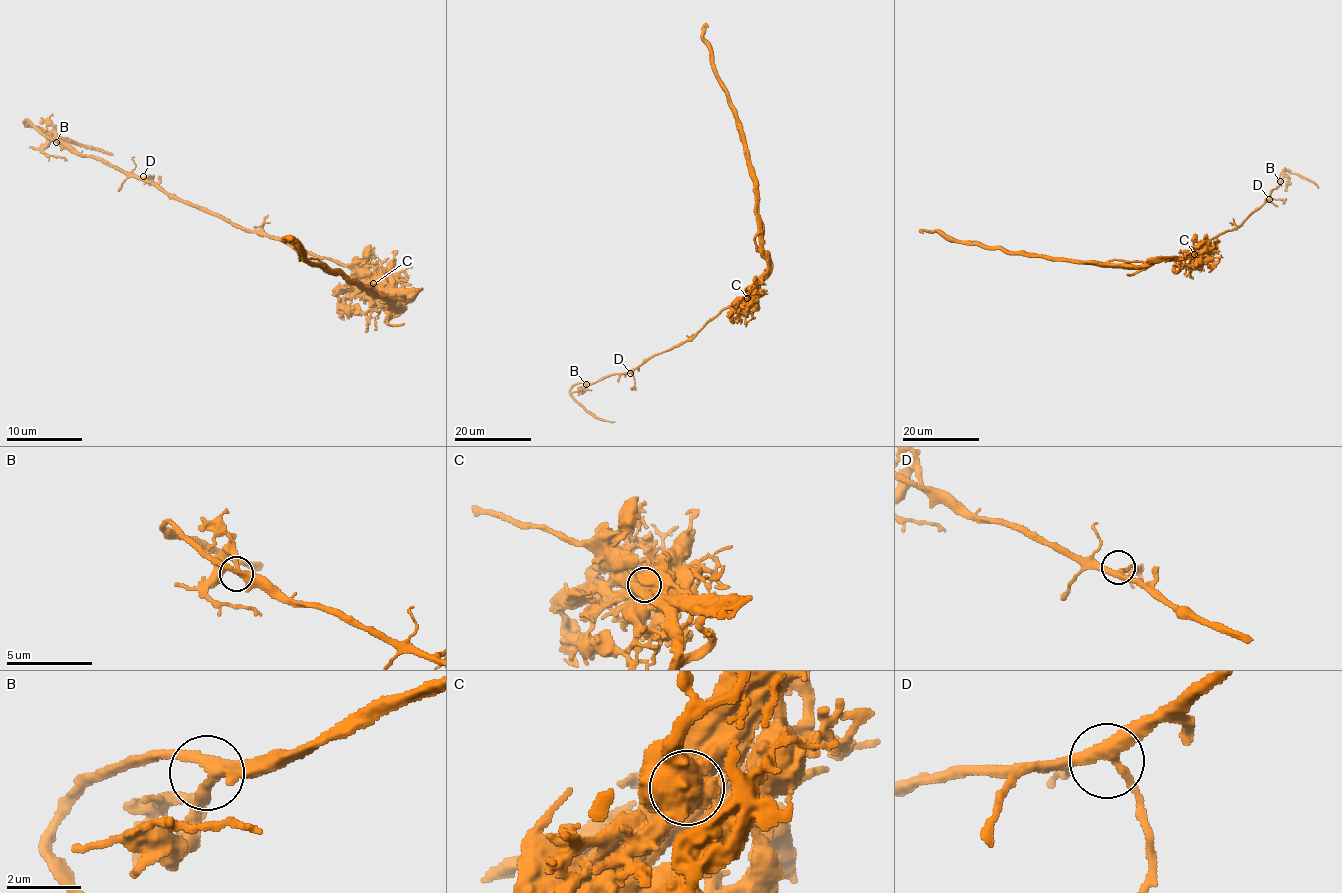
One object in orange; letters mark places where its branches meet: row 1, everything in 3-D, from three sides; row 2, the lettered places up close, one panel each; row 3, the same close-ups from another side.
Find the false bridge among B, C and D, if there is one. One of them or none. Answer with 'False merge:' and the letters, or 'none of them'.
False merge: C

